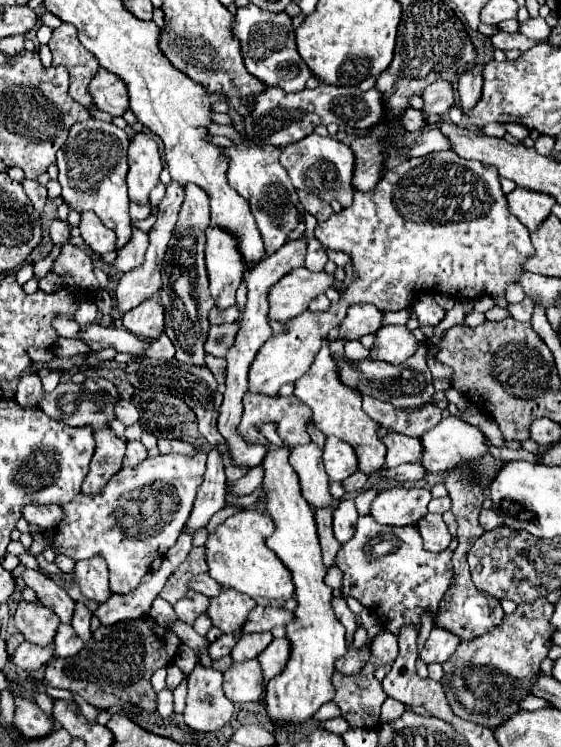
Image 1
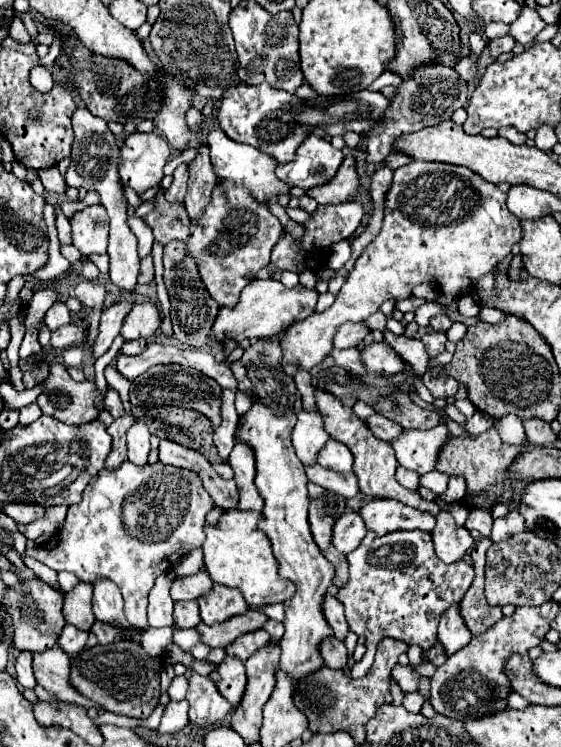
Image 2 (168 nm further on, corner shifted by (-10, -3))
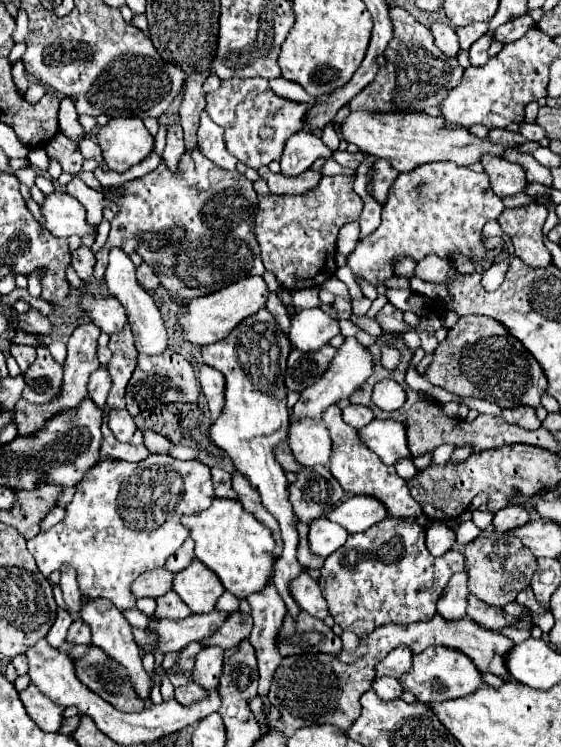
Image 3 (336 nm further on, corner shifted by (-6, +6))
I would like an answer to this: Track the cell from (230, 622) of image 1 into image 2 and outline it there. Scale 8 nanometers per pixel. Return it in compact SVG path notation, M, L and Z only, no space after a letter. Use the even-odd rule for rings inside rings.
M214 584L214 588L198 598L202 622L212 626L216 622L226 622L236 614L244 614L248 610L248 602L236 588L228 588L222 584Z

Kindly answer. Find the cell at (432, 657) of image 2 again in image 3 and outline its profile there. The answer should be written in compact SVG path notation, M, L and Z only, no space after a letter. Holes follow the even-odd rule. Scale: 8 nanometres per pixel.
M438 615L438 619L417 622L414 625L388 623L376 627L372 633L360 637L360 645L354 651L340 651L338 655L308 653L284 657L272 677L268 701L280 709L282 721L290 731L306 725L324 725L324 723L330 723L346 731L360 715L360 697L372 687L372 681L376 677L374 667L380 663L380 659L384 659L392 649L400 645L408 645L414 654L422 653L430 645L450 647L470 657L470 661L480 671L490 671L494 675L500 675L504 681L512 681L512 677L508 677L508 669L504 667L504 655L514 645L512 639L504 637L498 631L488 631L476 625L476 621L472 621L470 617L464 617L460 621L444 621L444 617Z

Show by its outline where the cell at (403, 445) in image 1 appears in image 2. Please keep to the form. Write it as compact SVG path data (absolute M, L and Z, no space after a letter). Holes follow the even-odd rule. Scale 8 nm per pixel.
M374 414L374 416L366 418L366 422L368 422L368 428L372 430L372 434L384 442L392 442L392 438L398 438L404 432L404 428L398 422L384 418L382 414Z

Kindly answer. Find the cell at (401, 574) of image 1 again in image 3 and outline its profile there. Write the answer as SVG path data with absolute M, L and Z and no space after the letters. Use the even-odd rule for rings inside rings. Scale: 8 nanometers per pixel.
M384 519L372 525L364 533L350 535L348 541L326 557L320 567L318 585L322 589L324 599L328 601L328 611L334 621L346 629L356 633L358 637L372 633L372 629L386 623L416 623L428 621L436 615L436 601L446 587L452 573L464 571L464 555L458 551L448 551L442 557L432 557L424 545L424 529L416 525L414 519Z

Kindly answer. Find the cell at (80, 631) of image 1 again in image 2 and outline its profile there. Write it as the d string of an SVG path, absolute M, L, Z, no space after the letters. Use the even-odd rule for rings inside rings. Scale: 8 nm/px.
M80 582L64 596L64 618L78 630L90 632L92 624L96 622L92 614L92 584Z

